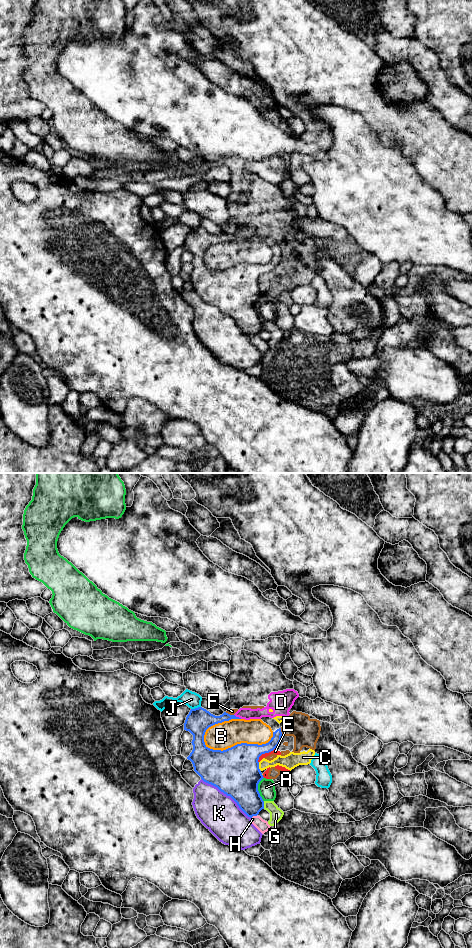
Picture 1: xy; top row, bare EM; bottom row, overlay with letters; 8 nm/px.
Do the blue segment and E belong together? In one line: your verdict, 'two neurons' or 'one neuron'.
two neurons

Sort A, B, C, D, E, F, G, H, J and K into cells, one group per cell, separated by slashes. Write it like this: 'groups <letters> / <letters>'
groups A / B C D E F / G / H / J / K

